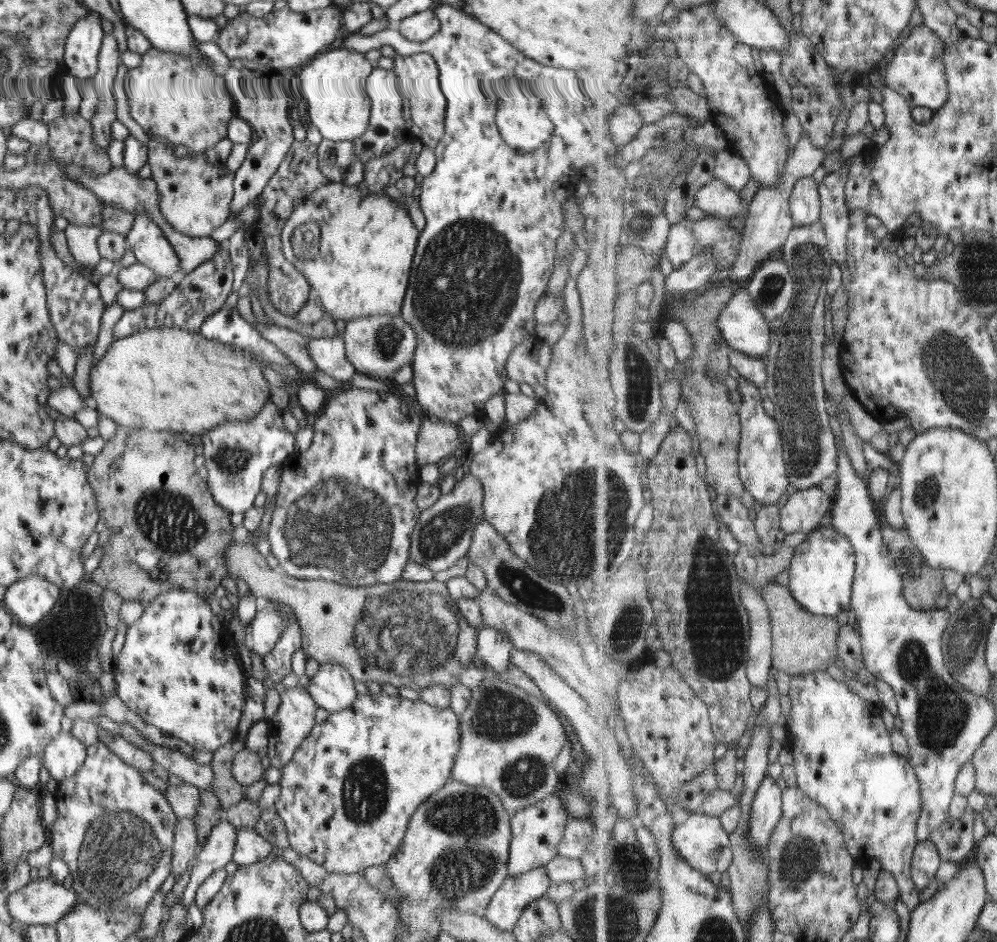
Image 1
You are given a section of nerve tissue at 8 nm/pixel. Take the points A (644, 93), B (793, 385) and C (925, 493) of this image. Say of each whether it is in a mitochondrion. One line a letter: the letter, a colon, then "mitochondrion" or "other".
A: other
B: mitochondrion
C: mitochondrion

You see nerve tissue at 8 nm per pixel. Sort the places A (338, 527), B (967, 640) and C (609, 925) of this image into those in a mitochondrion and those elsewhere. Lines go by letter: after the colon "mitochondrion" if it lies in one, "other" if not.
A: mitochondrion
B: mitochondrion
C: mitochondrion

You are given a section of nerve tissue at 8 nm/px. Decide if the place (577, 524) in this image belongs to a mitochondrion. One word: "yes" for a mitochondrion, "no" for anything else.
yes

